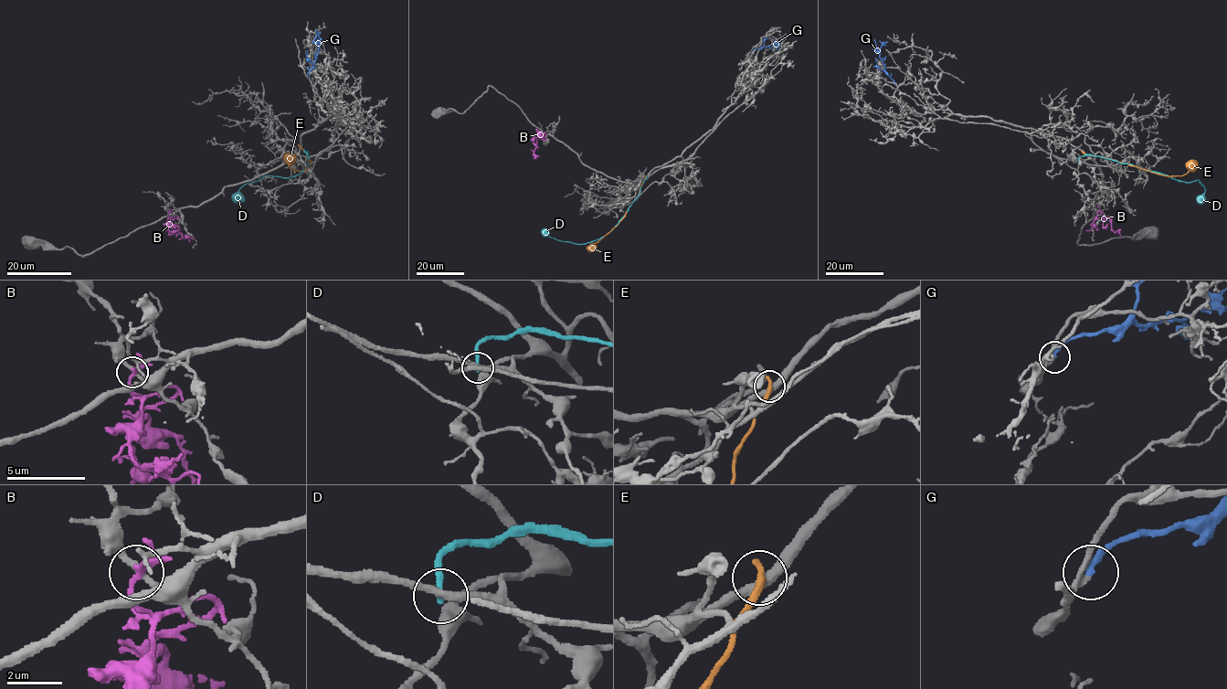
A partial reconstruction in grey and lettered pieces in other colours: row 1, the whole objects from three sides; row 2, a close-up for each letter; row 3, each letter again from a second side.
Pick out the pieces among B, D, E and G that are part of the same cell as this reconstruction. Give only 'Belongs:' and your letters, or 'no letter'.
Belongs: G

